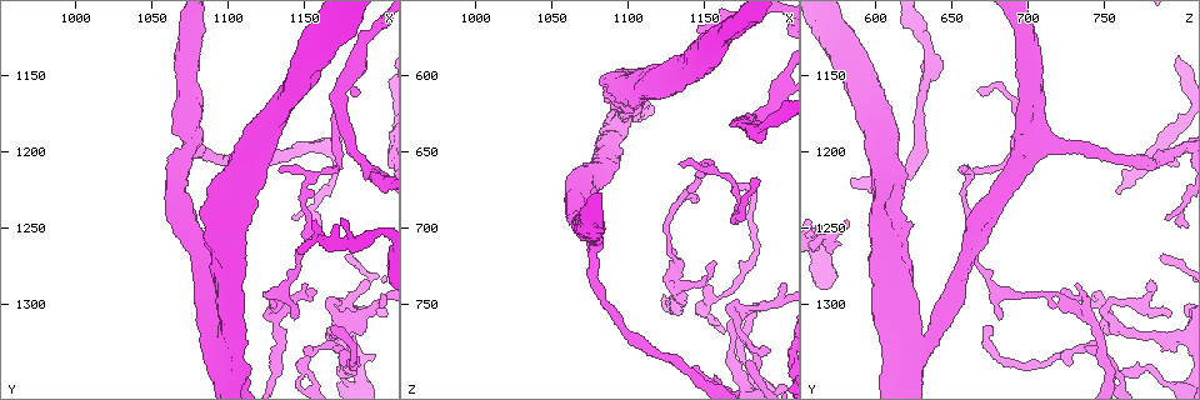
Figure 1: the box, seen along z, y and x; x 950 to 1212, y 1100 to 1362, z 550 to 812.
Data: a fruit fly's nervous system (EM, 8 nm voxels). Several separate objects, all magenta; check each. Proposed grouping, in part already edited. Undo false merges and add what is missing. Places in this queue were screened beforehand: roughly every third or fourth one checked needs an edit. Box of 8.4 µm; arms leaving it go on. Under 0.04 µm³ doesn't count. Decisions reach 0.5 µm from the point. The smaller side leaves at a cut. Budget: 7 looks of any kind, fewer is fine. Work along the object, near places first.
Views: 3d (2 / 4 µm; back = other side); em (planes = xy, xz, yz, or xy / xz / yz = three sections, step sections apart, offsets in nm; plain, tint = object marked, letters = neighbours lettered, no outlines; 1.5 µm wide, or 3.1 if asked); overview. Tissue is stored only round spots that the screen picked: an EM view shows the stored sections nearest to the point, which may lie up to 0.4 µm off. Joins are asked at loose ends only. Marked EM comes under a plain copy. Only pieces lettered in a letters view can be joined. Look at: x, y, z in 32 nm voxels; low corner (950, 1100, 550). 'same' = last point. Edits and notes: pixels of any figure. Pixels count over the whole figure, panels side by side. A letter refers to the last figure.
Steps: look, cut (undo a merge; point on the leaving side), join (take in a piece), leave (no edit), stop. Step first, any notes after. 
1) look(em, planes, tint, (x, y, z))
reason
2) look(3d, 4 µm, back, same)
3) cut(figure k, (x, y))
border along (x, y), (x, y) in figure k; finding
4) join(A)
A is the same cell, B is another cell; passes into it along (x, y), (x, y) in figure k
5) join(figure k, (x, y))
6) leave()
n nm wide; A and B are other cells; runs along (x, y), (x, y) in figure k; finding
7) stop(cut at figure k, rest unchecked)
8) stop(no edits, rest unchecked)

look(em, planes, letters, (1184, 1308, 792))
thin end

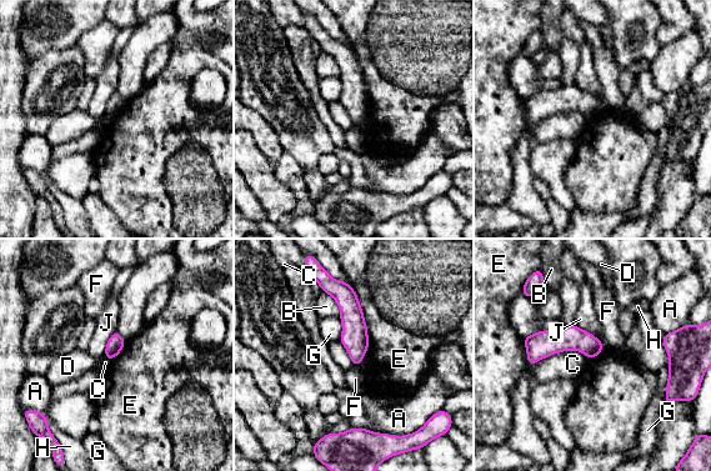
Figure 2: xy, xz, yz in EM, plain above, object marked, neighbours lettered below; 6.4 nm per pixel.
leave()
110 nm wide; A, B, C, D, E, F, G, H and J are other cells; border along (351, 287), (366, 327), (367, 350) in figure 2; no lettered piece goes on from it

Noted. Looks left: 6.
look(em, xz, step 8, letters, (1146, 1308, 684))
tapers out

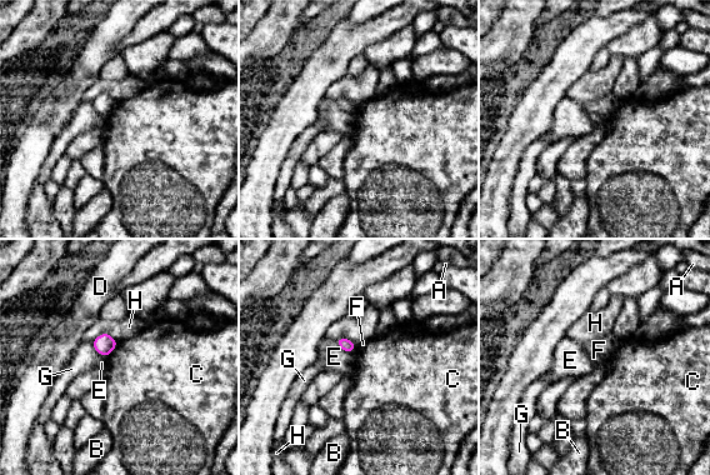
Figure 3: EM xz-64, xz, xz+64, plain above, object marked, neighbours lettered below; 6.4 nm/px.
leave()
80 nm wide; A, B, C, D, E, F, G and H are other cells; border along (118, 343), (108, 356) in figure 3; no lettered piece goes on from it

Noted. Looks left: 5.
look(3d, 4 µm, (1156, 1246, 582))
tapers out

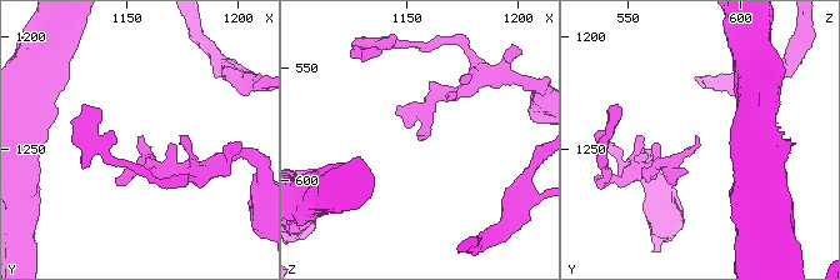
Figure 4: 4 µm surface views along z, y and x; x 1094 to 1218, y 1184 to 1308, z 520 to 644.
look(em, planes, letters, (1156, 1244, 580))
need the tissue

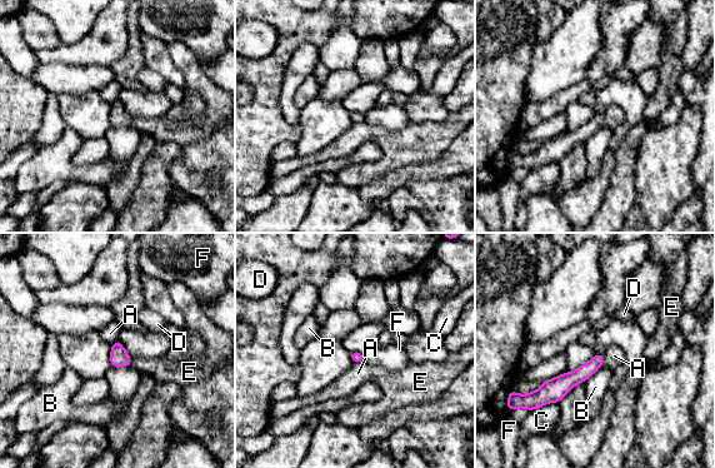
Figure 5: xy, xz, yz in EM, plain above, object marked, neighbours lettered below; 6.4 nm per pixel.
leave()
B touches over 180 nm; A, B, C, D, E and F are other cells; runs along (600, 357), (555, 389), (543, 389) in figure 5; no lettered piece goes on from it

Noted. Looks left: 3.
stop(no edits, rest unchecked)

